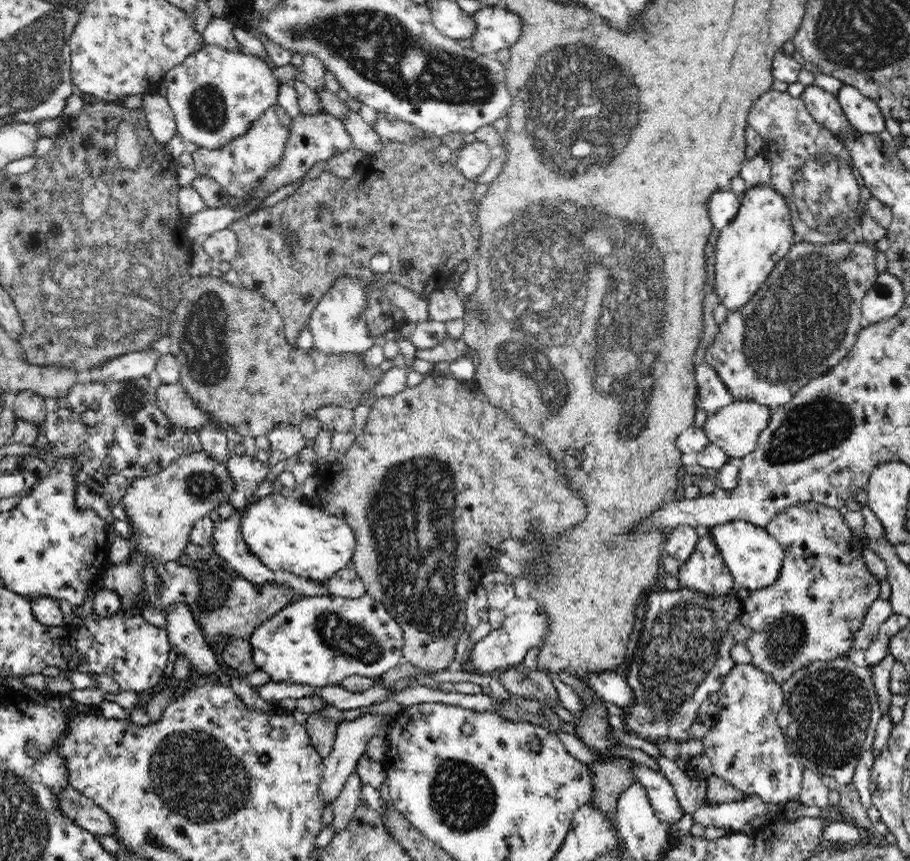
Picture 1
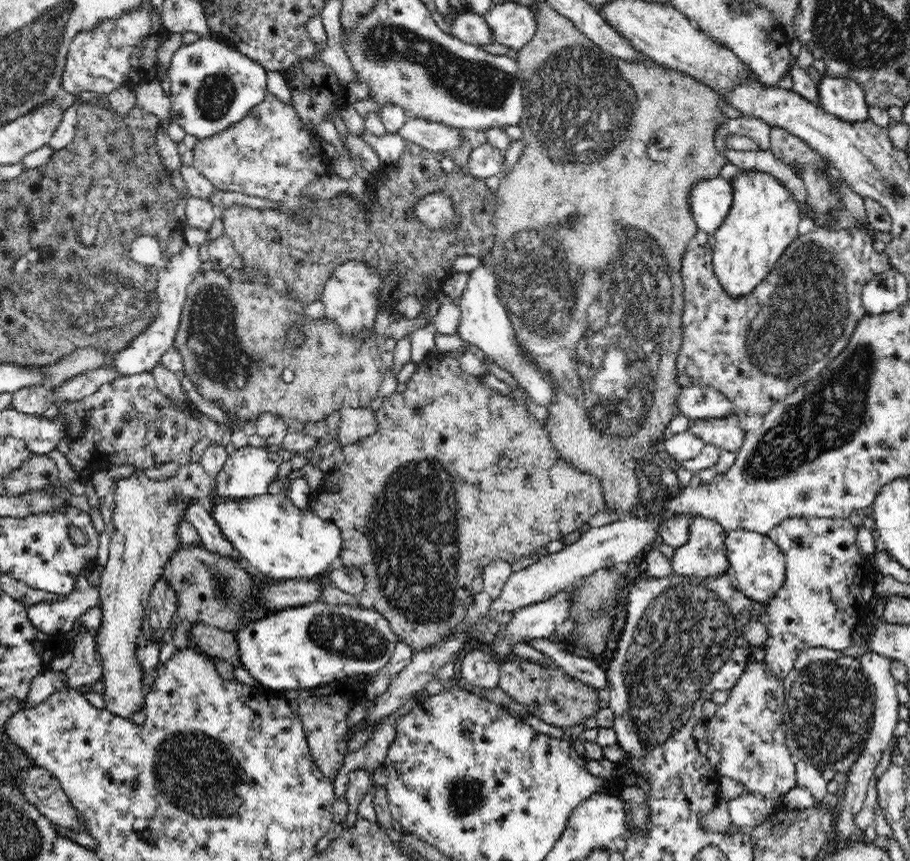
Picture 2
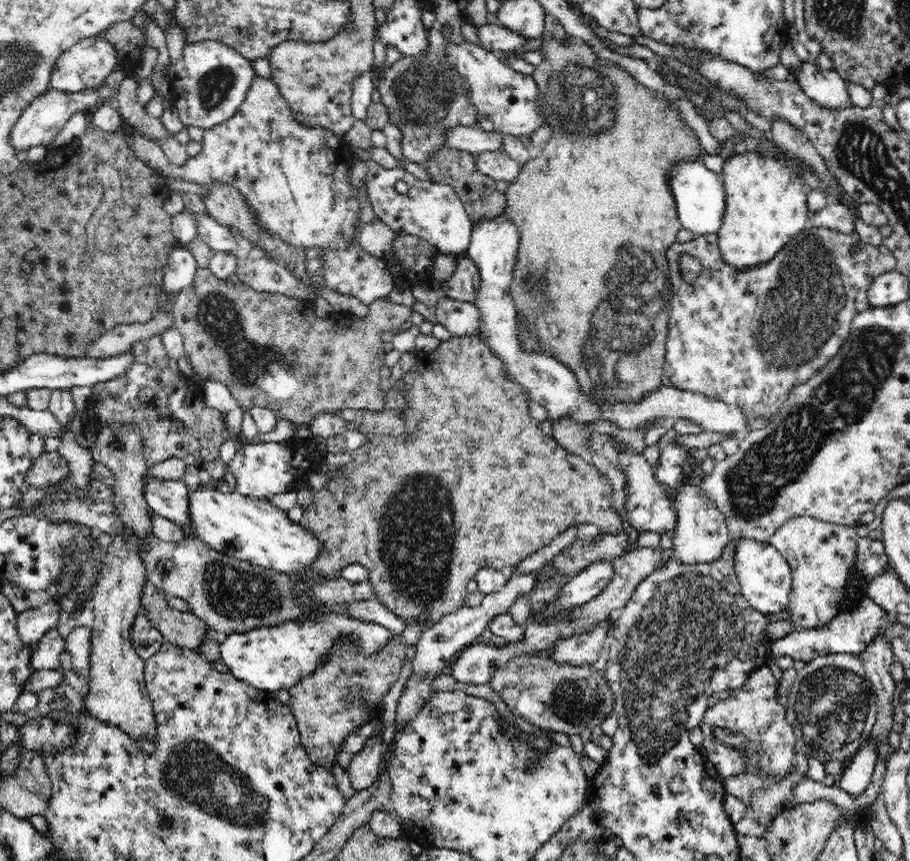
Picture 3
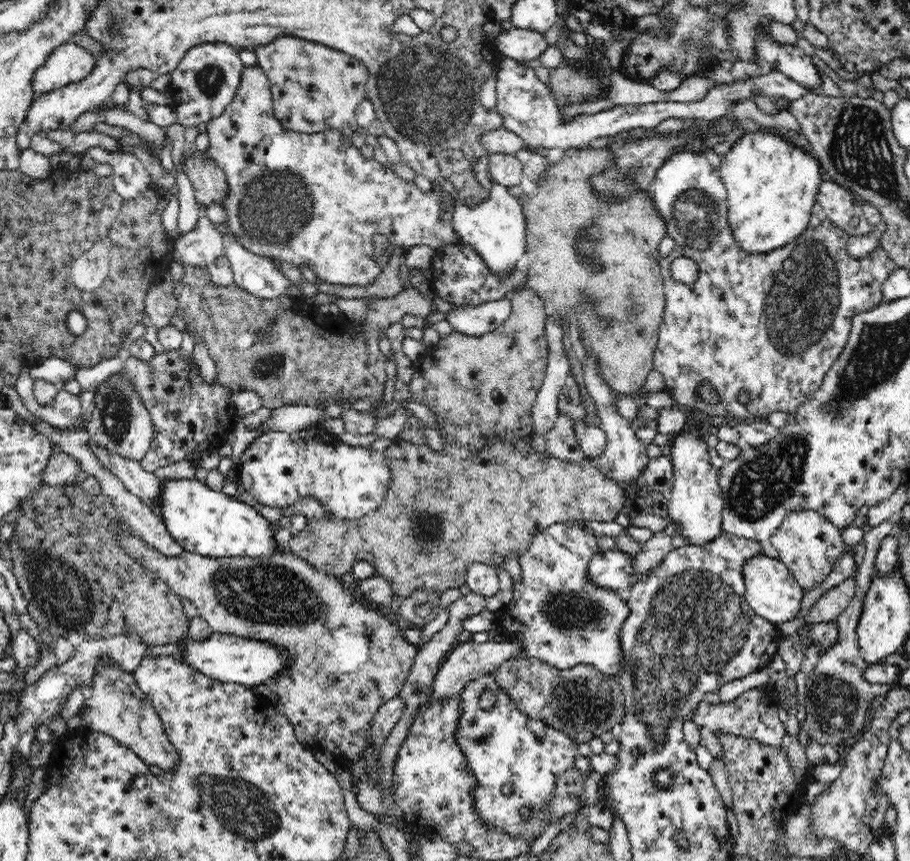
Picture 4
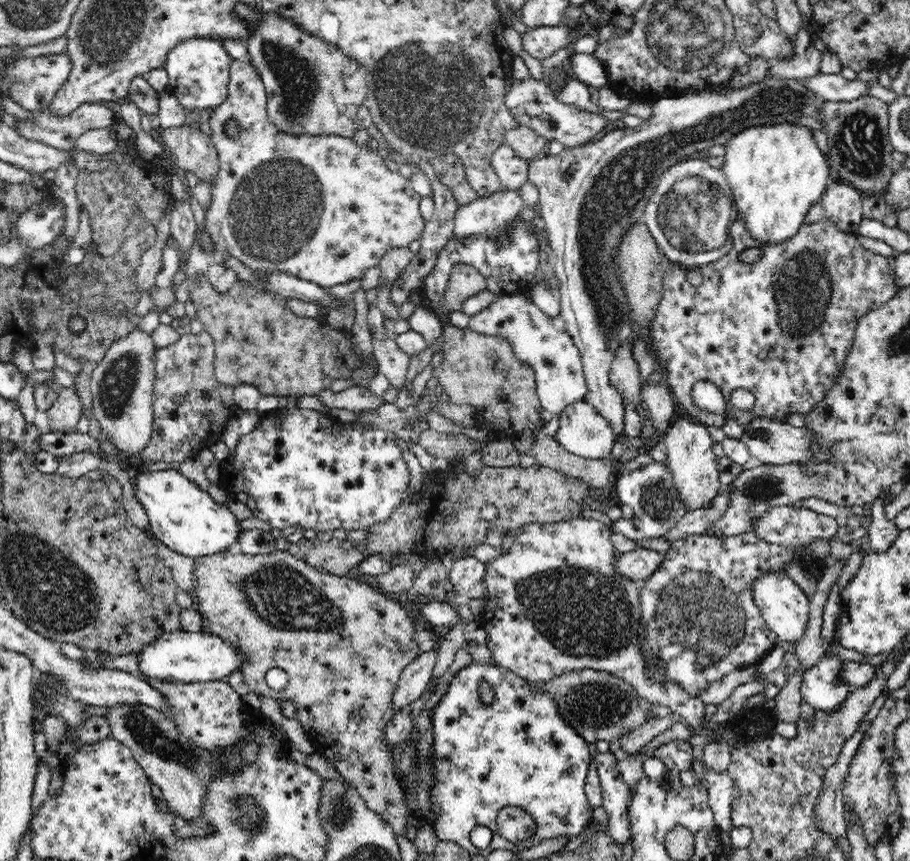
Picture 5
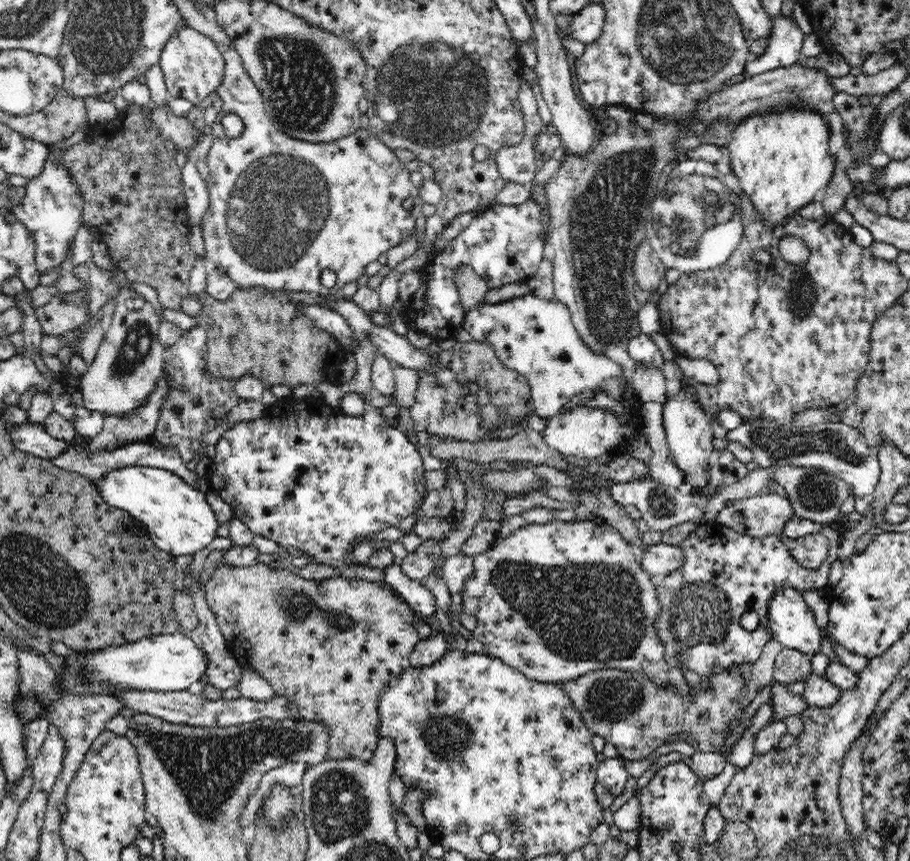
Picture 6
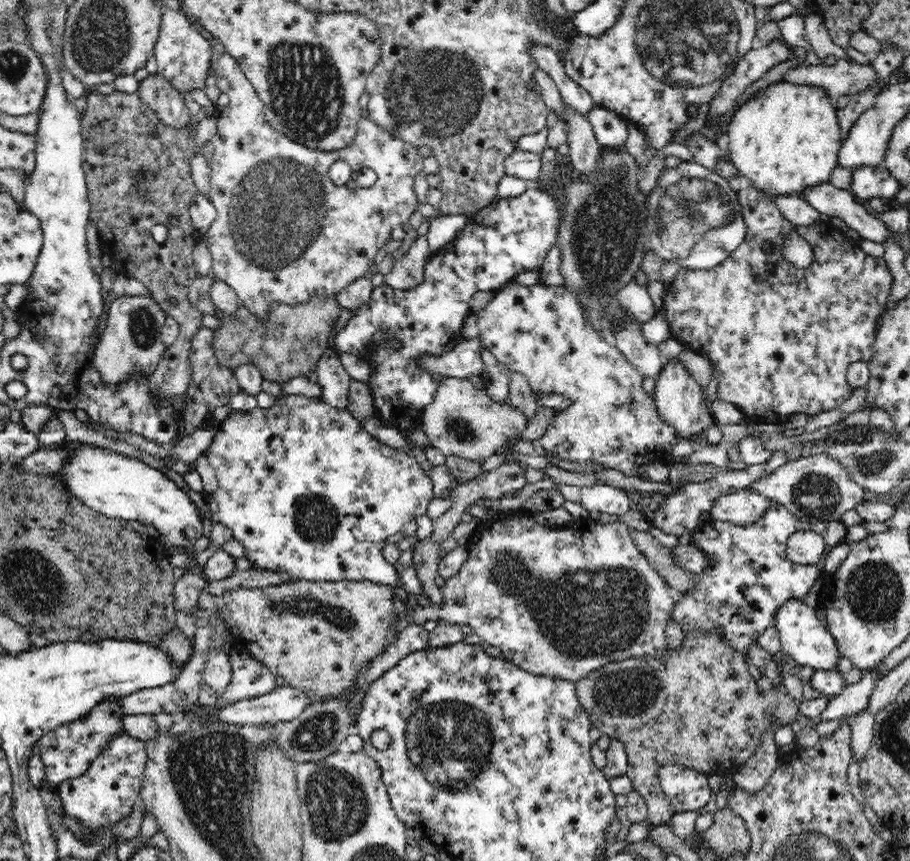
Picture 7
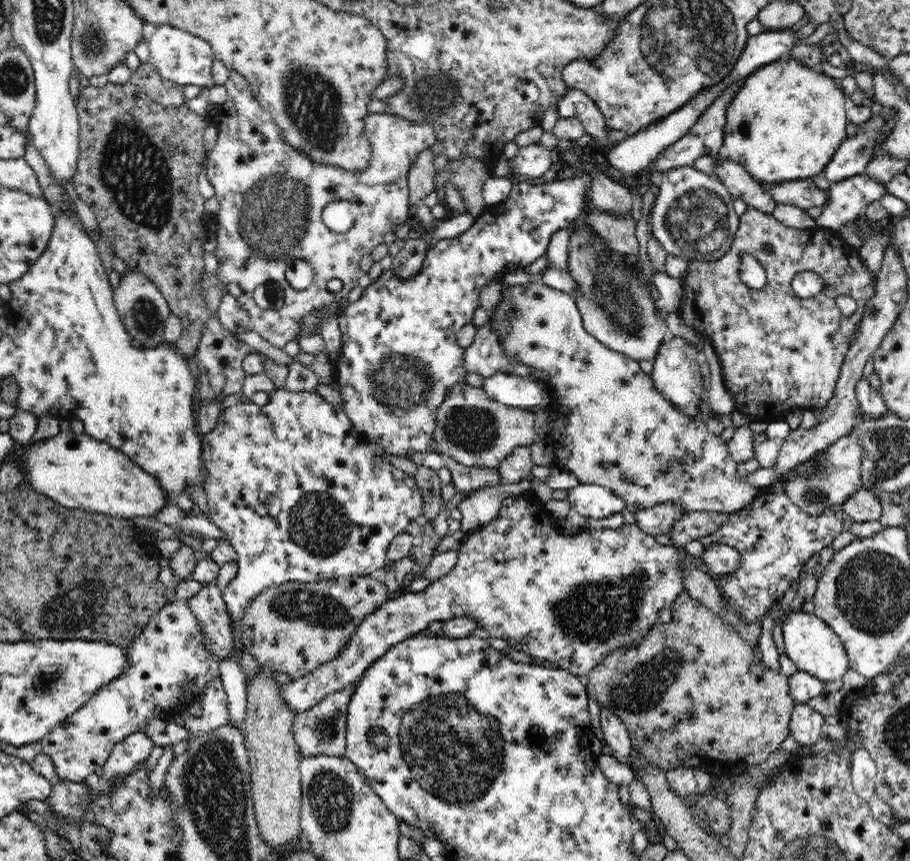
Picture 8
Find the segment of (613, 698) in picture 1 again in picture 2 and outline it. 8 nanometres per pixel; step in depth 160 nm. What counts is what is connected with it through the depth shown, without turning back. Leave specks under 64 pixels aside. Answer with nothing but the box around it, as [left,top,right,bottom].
[529,639,610,695]

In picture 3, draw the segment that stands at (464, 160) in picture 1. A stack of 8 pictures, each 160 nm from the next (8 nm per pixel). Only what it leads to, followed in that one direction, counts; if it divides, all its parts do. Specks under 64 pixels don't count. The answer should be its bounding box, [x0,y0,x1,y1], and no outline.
[474,150,521,182]

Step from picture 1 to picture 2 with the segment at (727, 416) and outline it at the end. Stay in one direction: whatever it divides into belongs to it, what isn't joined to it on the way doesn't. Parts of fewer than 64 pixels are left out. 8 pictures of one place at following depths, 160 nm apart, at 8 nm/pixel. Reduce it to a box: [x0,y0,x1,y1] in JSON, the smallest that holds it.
[688,415,746,456]

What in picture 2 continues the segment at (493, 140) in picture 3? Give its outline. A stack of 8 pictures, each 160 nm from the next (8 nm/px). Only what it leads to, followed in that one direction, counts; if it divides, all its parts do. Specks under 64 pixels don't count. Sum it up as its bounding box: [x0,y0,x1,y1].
[396,118,472,153]

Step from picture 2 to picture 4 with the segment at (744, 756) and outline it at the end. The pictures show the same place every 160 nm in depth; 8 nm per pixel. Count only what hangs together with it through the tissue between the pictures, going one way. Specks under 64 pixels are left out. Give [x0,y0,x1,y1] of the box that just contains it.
[692,686,787,760]

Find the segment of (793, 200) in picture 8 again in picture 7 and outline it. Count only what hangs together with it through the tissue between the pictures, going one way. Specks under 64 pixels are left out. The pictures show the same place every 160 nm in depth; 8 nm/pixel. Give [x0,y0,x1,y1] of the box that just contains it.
[797,182,893,244]

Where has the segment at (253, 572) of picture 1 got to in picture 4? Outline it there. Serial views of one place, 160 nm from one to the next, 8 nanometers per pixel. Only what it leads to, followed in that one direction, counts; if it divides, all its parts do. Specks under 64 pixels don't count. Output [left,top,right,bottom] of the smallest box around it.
[90,440,163,508]

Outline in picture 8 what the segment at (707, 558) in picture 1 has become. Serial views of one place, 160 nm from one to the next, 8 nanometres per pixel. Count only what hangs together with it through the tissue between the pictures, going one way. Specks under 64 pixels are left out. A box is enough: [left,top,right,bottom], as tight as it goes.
[651,336,704,418]

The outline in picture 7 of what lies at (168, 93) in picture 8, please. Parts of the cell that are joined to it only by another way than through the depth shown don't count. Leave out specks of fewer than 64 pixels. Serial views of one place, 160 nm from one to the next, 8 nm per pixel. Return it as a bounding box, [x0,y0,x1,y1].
[137,73,191,129]

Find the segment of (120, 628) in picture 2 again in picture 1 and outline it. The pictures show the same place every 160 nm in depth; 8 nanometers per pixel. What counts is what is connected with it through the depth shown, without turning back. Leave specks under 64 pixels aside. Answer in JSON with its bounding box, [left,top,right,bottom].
[103,451,236,614]

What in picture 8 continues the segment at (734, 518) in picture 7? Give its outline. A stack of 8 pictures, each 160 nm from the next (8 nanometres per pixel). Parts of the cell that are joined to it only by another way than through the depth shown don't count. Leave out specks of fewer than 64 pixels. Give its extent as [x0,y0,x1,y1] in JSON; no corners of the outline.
[494,283,759,515]

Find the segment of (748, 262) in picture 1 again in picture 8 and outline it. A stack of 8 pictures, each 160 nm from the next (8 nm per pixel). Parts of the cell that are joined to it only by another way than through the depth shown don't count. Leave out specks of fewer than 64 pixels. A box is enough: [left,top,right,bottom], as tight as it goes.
[722,60,849,183]

